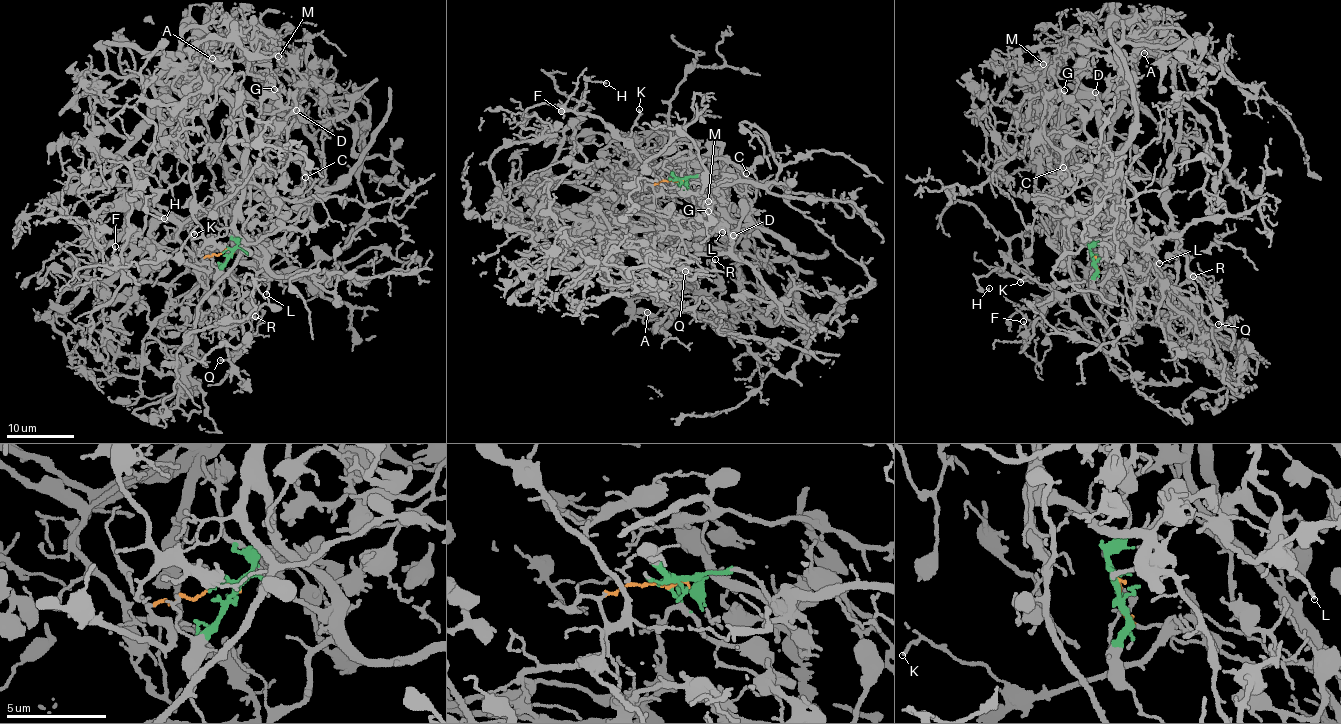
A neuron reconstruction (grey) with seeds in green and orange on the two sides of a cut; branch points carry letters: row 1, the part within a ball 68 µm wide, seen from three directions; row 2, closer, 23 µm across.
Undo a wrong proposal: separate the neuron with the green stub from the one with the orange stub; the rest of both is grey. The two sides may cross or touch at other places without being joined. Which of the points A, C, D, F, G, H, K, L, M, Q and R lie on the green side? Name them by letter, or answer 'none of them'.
C, D, G, L, M

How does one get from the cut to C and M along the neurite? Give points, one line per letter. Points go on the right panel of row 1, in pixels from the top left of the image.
C: (1094, 257), (1095, 224), (1115, 211), (1117, 170), (1109, 176), (1075, 166), (1066, 172), (1073, 181), (1063, 166)
M: (1094, 257), (1095, 224), (1115, 211), (1119, 178), (1066, 167), (1040, 132), (1052, 112), (1033, 76), (1043, 63)

